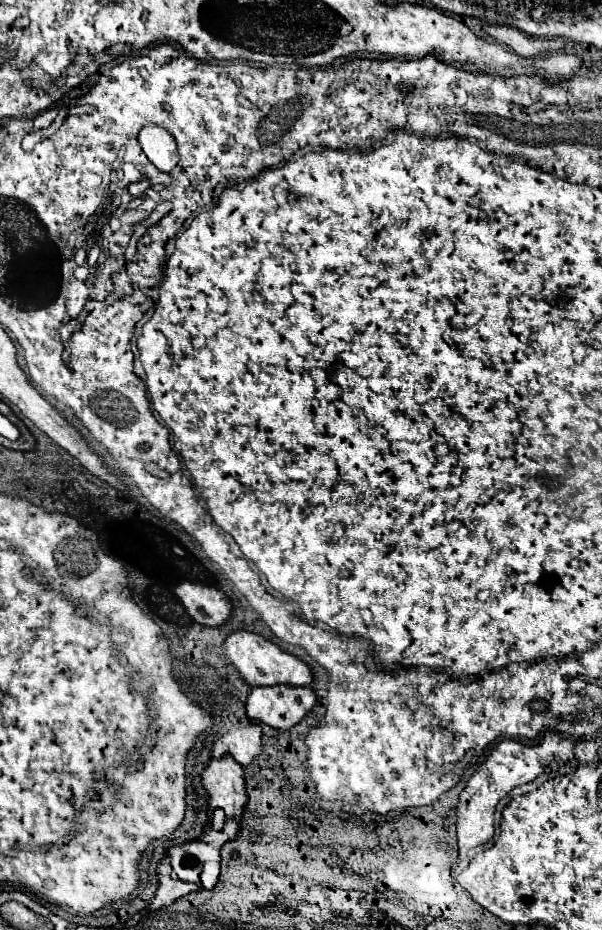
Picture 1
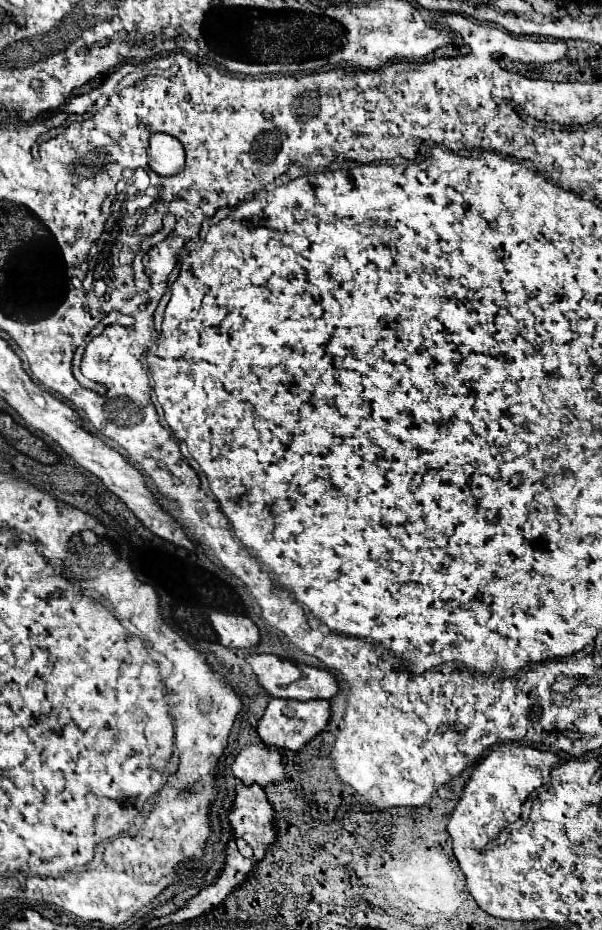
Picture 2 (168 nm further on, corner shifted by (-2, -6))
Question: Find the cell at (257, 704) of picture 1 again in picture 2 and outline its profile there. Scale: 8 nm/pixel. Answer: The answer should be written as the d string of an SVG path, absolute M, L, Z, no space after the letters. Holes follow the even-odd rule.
M273 698L265 710L265 716L261 718L257 732L267 746L291 750L291 752L301 752L317 734L321 734L331 718L331 704L329 700L309 700L309 702L299 702L299 700L279 700Z

